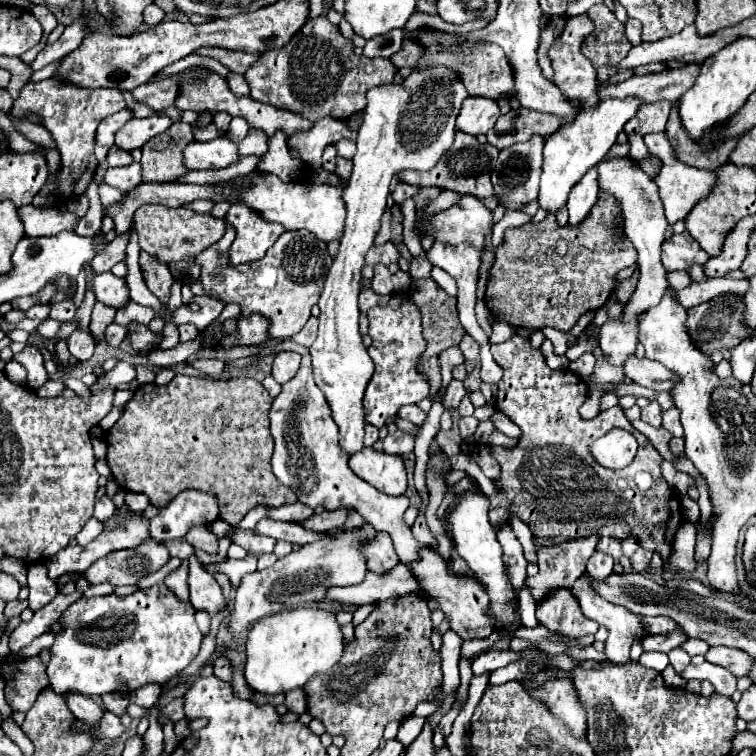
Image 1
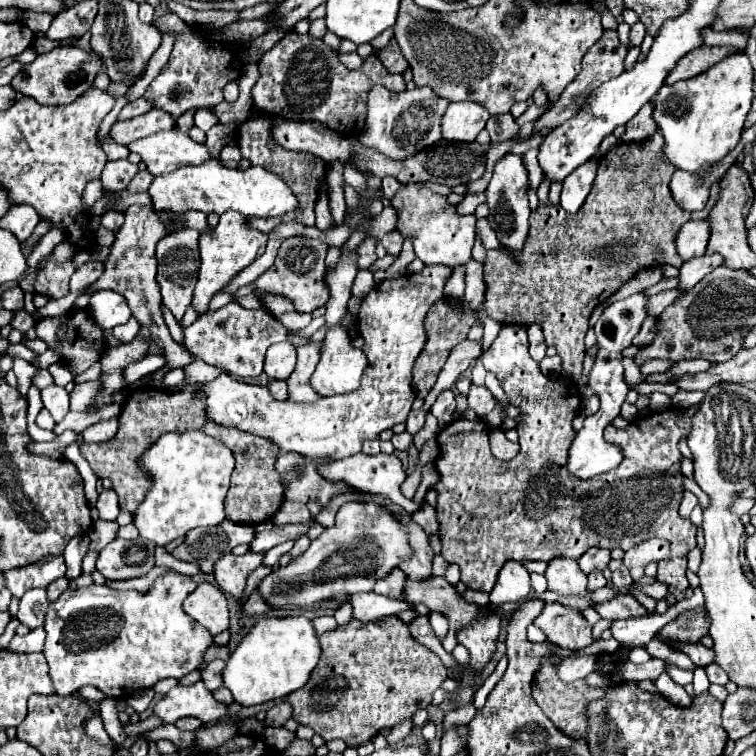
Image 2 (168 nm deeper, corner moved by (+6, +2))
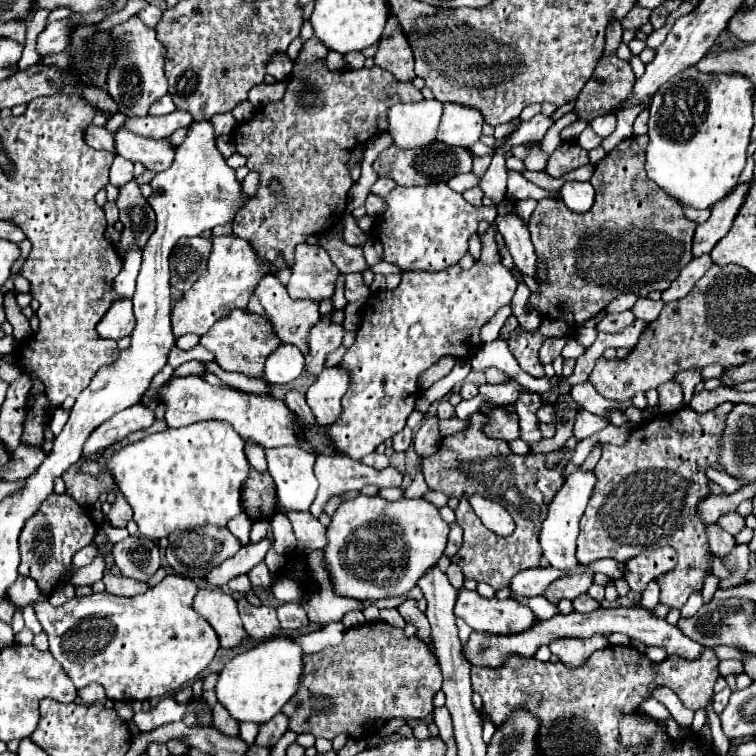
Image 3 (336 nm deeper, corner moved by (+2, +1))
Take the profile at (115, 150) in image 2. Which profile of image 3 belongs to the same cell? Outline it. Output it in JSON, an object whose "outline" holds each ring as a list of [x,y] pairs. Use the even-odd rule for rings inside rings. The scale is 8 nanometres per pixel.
{"outline":[[[90,125],[86,129],[86,143],[94,149],[104,149],[104,151],[110,151],[116,155],[116,149],[114,149],[114,133],[108,131],[106,127],[96,127],[96,125]]]}

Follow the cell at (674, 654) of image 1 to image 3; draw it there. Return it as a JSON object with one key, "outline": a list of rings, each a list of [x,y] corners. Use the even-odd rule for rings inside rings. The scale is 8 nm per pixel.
{"outline":[[[723,660],[719,663],[719,673],[723,677],[731,673],[743,673],[743,665],[739,660]]]}

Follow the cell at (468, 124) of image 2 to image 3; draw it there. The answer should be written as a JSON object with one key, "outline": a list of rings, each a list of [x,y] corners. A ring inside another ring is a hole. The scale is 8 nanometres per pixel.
{"outline":[[[446,103],[436,139],[446,145],[472,147],[482,135],[482,113],[464,105]]]}

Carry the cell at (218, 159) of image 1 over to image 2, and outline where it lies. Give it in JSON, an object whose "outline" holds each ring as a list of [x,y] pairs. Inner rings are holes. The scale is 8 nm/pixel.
{"outline":[[[178,130],[136,140],[134,144],[128,144],[128,150],[140,154],[148,172],[154,176],[168,174],[182,164],[200,164],[202,160],[210,160],[204,144],[196,144],[188,134]]]}

